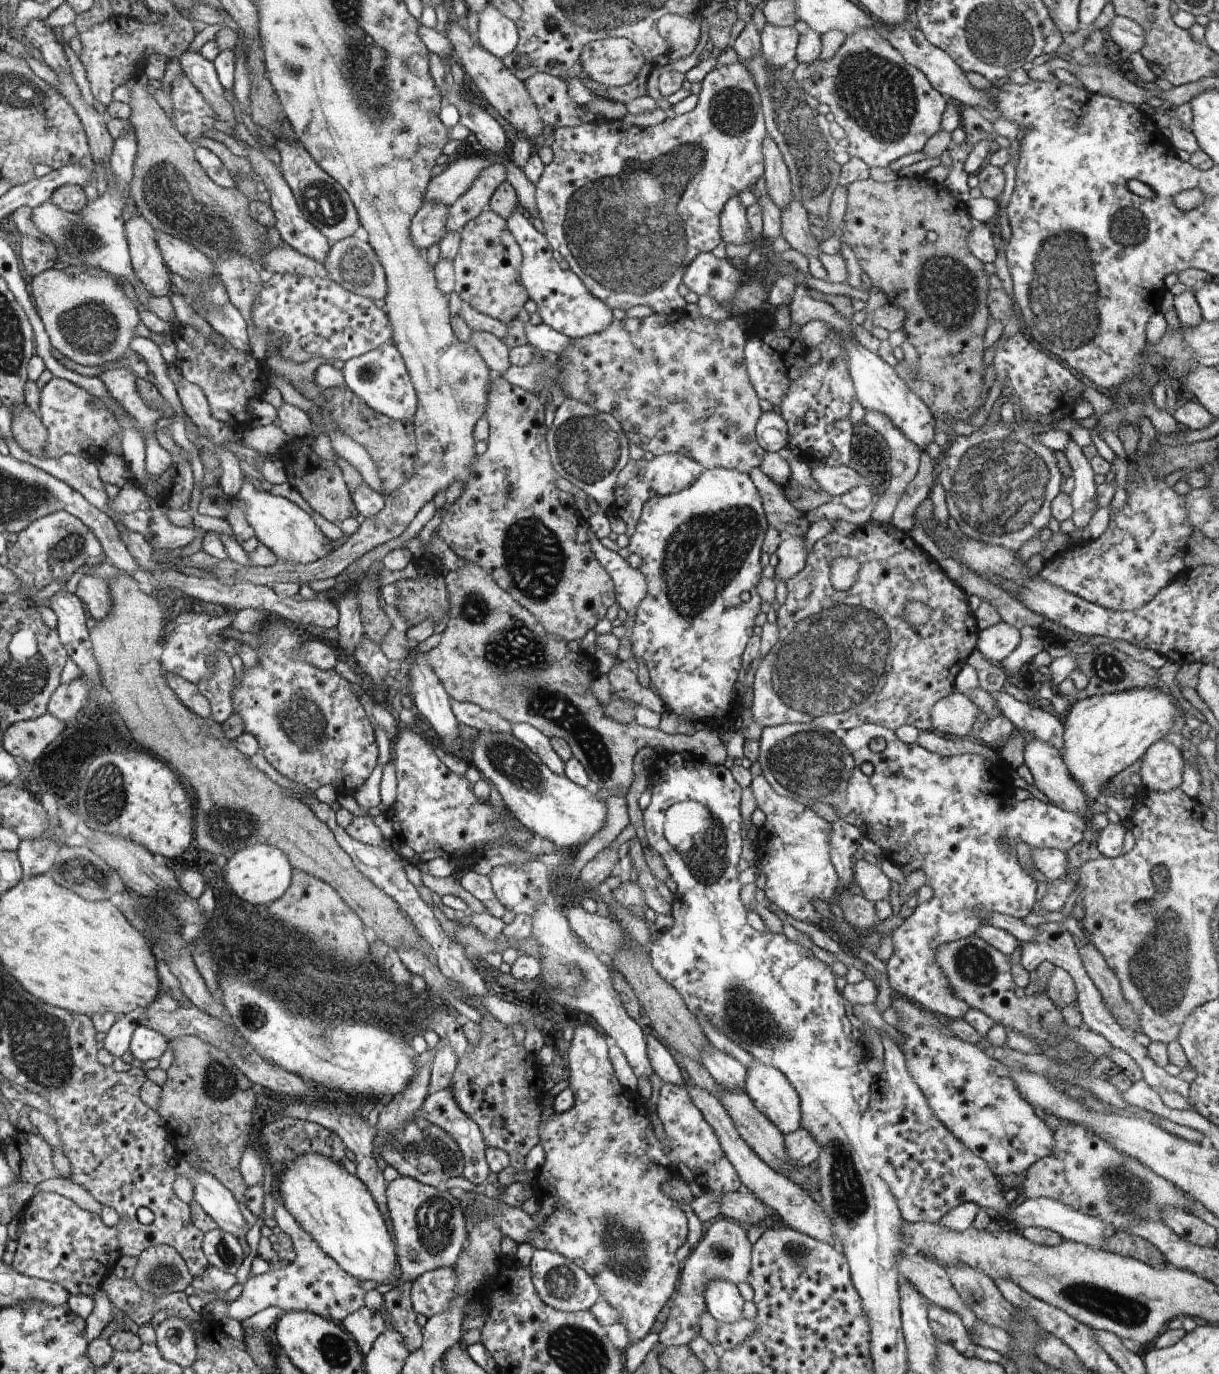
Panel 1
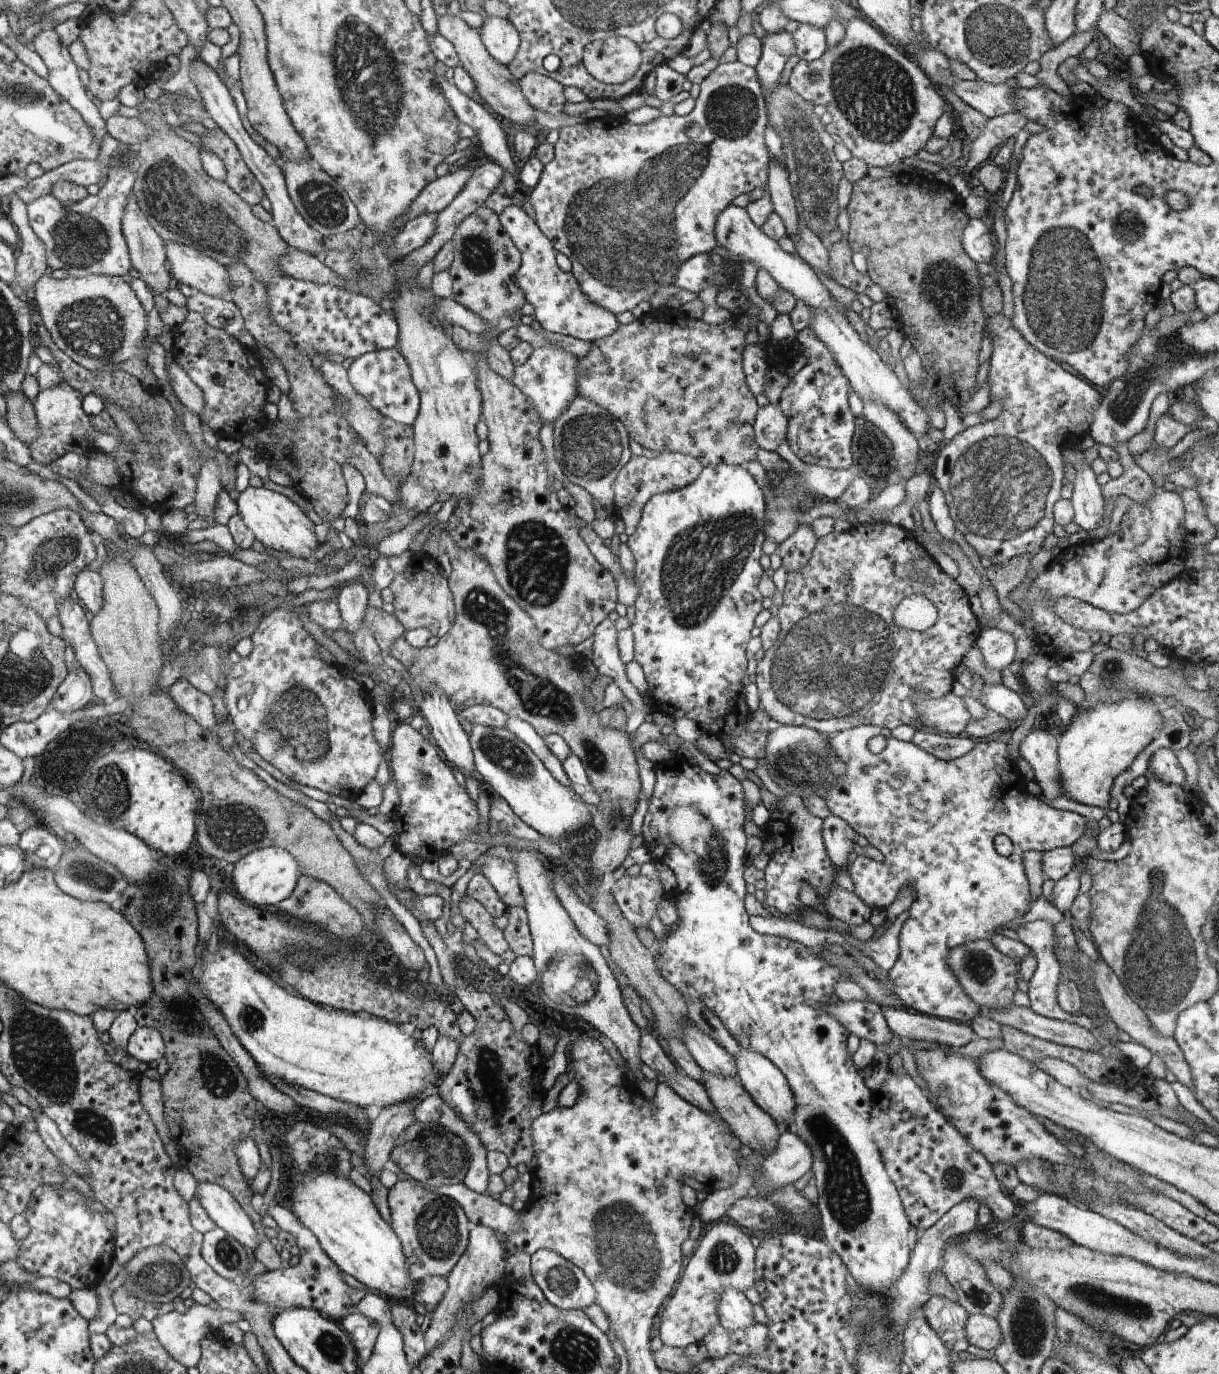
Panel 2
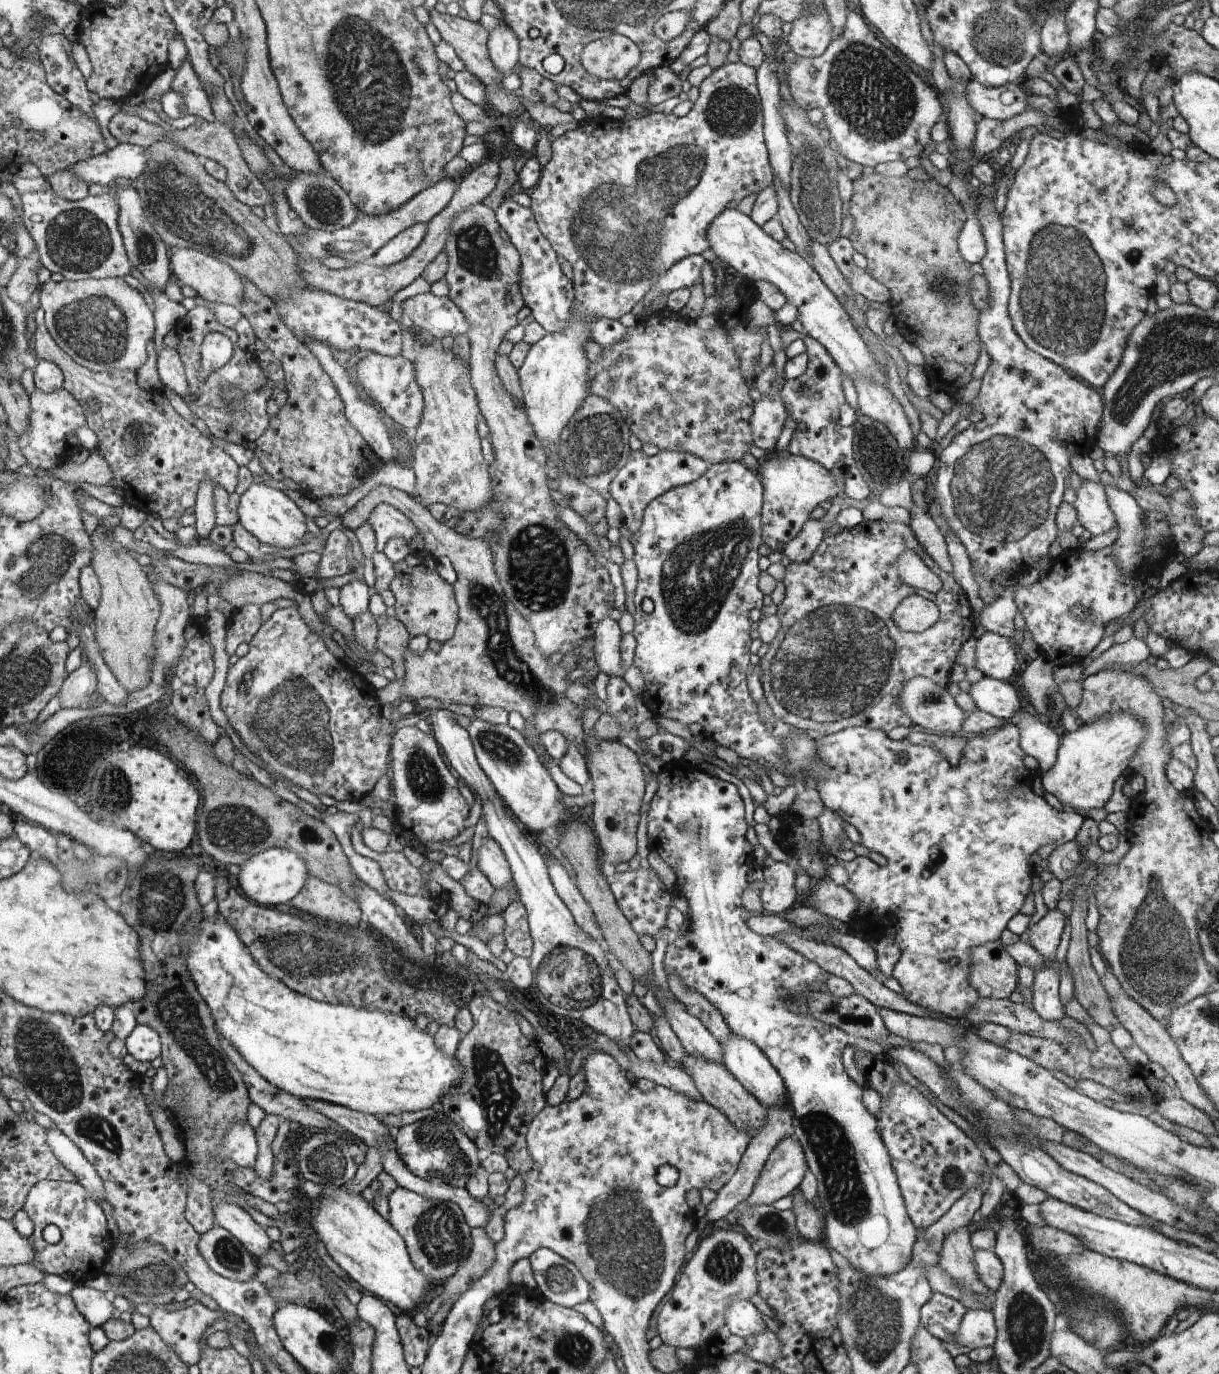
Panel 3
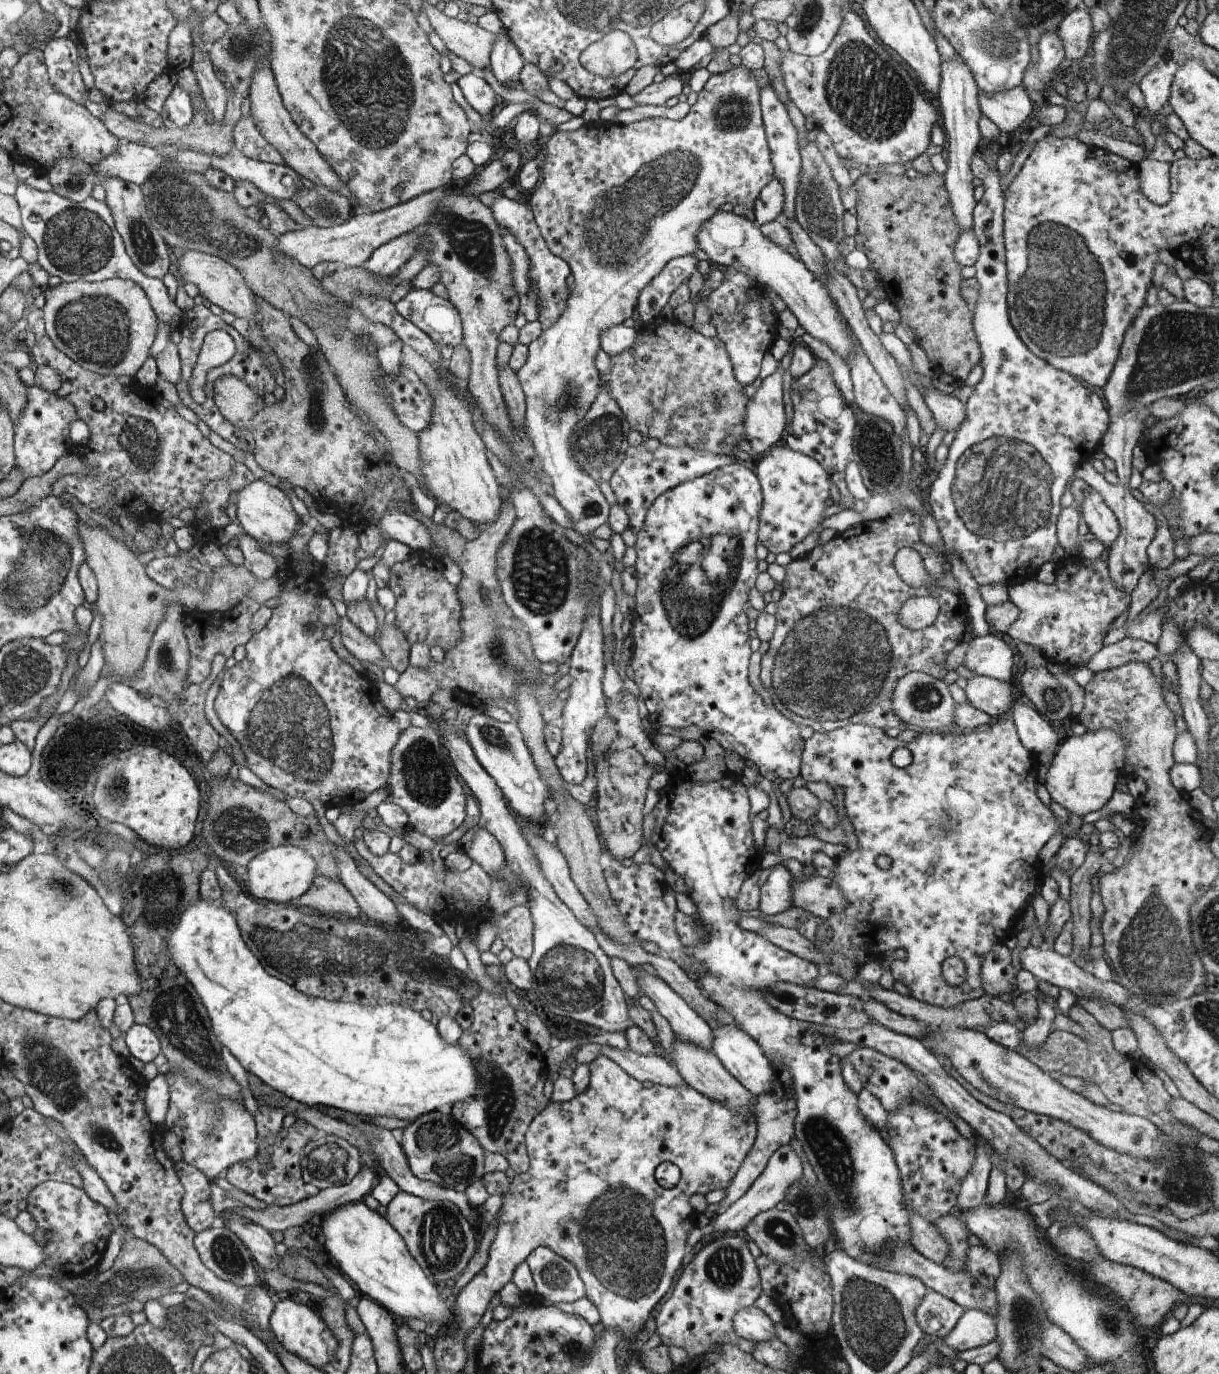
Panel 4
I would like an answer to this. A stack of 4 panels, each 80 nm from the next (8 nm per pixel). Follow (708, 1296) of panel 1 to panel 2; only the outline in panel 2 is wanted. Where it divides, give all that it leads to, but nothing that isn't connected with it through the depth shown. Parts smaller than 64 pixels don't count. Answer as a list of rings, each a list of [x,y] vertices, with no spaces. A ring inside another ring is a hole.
[[[722,1289],[717,1294],[716,1314],[719,1323],[729,1331],[752,1326],[754,1323],[752,1304],[741,1290]]]

